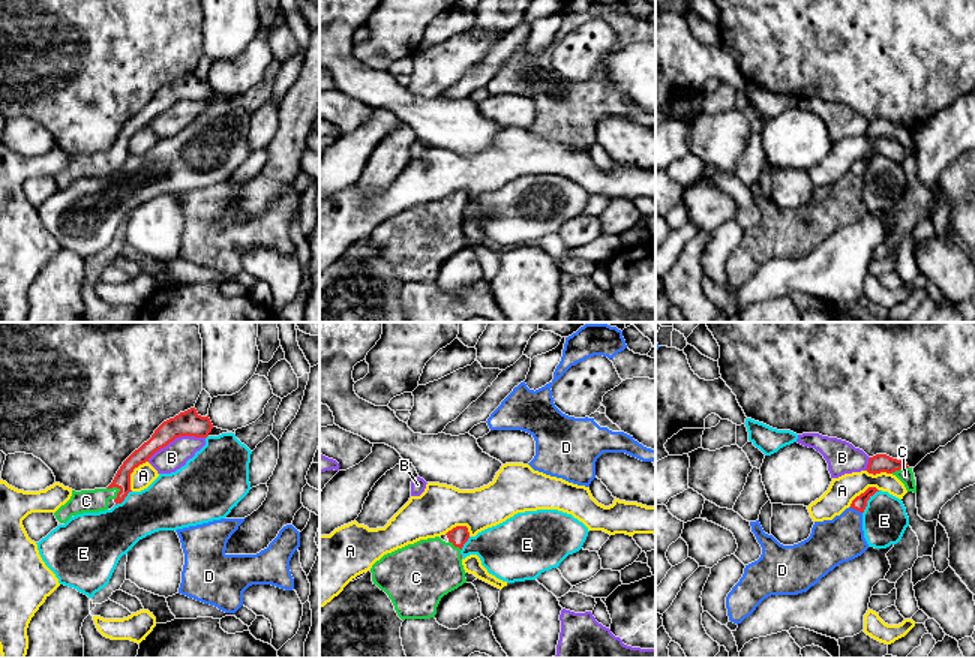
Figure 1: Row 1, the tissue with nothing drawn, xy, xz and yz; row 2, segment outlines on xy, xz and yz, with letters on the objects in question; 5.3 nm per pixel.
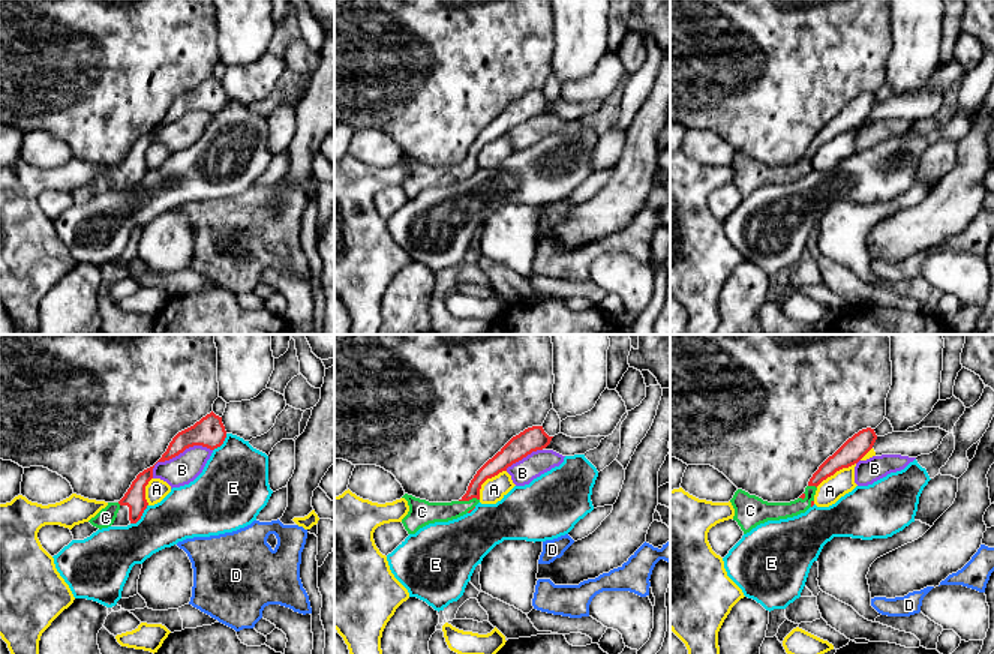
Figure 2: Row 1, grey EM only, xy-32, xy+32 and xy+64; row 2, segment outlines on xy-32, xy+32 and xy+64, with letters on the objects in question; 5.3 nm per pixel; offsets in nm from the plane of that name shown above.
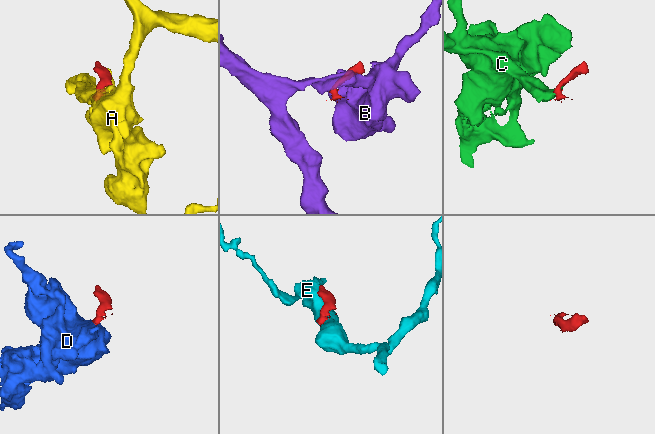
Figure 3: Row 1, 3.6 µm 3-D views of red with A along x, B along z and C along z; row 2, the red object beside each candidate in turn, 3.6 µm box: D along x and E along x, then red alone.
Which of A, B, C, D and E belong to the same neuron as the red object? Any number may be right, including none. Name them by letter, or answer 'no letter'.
C, D

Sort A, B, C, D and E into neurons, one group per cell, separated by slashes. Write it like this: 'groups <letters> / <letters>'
groups A / B / C D / E

